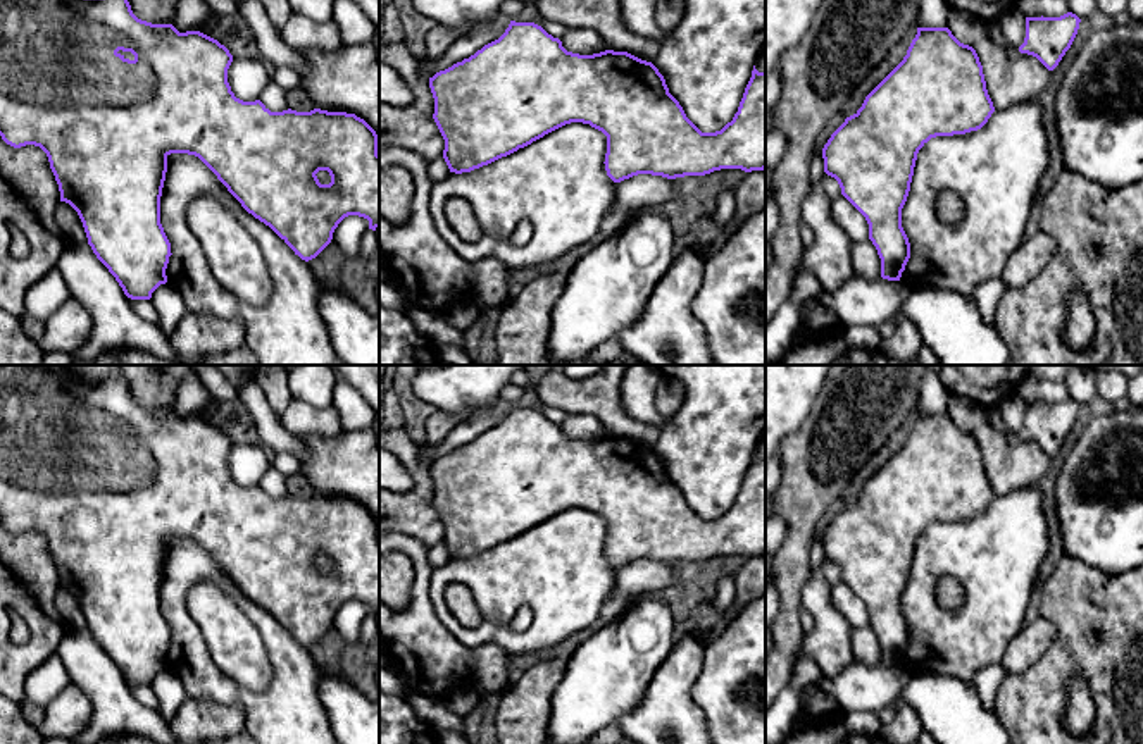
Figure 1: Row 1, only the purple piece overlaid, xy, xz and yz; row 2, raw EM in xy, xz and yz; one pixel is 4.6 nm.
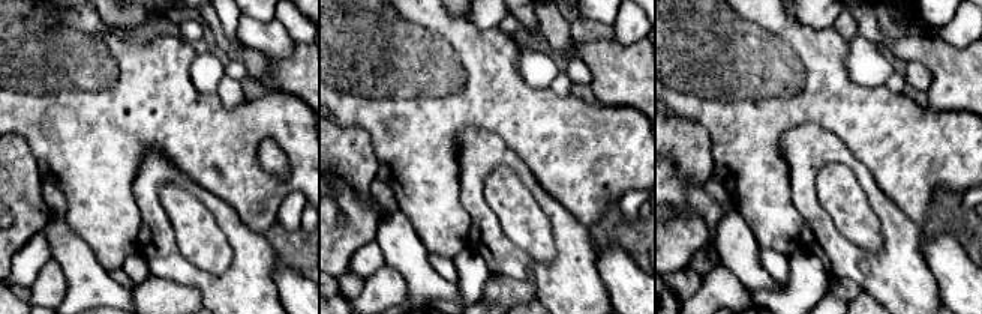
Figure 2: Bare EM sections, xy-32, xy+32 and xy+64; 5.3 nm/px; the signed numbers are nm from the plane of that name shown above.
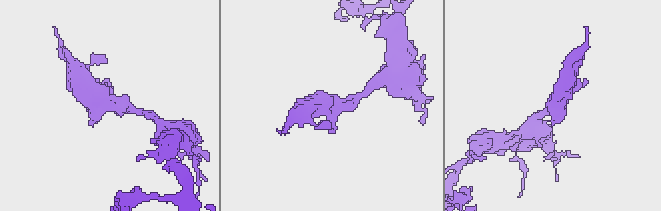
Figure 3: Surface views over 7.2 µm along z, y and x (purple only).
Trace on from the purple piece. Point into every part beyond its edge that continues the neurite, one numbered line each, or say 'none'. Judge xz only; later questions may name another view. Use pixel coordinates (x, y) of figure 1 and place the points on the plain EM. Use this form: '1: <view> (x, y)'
none

